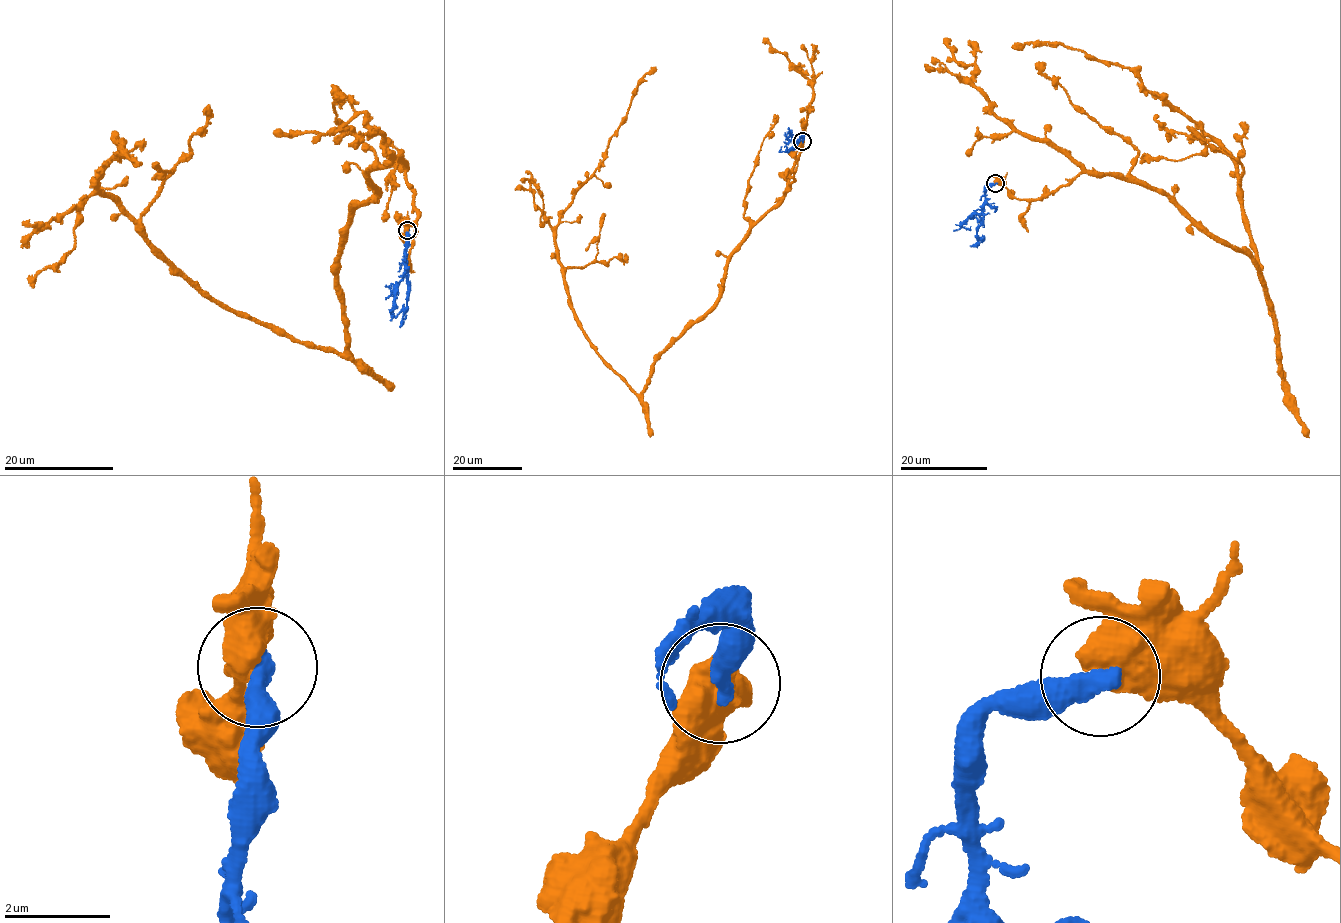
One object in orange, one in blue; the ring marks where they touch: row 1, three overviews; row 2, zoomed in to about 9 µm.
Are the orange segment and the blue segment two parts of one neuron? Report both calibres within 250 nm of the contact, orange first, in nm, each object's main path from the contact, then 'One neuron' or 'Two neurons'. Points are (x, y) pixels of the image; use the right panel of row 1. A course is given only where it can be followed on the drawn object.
Thickness 800 nm (orange) against 400 nm. Course of orange: (995, 182), (1033, 200), (1096, 171), (1166, 195), (1252, 259), (1284, 381), (1225, 150), (1128, 68), (1012, 45). Course of blue: (995, 183), (985, 188), (983, 224), (977, 237), (982, 241), (983, 239), (976, 238). Two neurons

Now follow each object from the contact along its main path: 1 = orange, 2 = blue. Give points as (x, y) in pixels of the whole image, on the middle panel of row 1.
1: (802, 141), (794, 181), (733, 253), (722, 293), (634, 393), (580, 326), (554, 240), (561, 213), (656, 67)
2: (802, 141), (802, 136), (787, 151), (779, 151), (781, 146)

